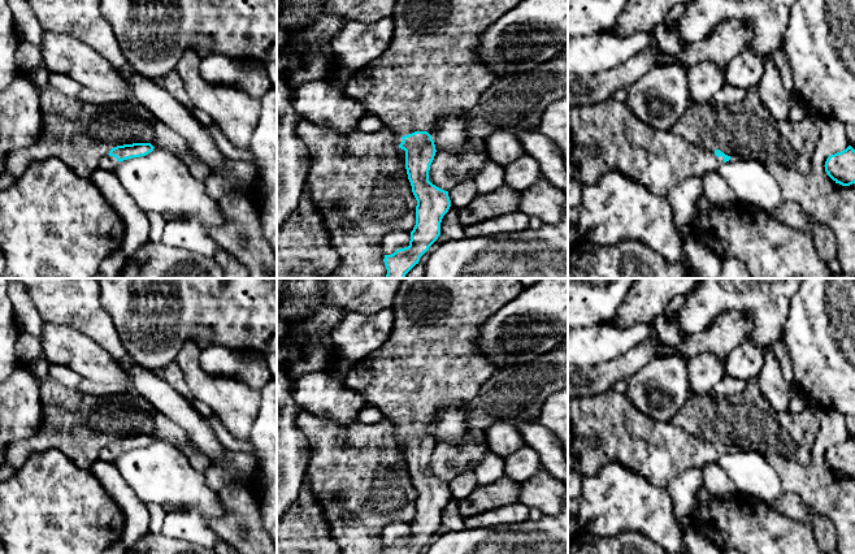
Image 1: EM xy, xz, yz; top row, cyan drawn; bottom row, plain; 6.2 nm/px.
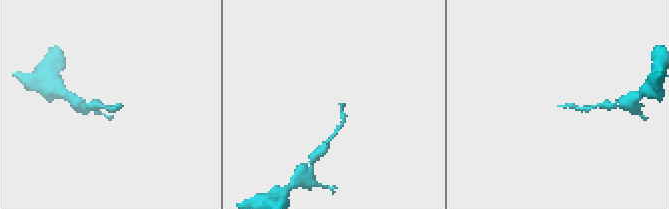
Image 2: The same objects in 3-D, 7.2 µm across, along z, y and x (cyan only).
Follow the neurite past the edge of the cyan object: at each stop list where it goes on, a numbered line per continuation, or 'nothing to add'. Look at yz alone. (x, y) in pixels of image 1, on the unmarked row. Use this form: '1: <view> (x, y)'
1: yz (607, 428)

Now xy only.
1: xy (107, 453)

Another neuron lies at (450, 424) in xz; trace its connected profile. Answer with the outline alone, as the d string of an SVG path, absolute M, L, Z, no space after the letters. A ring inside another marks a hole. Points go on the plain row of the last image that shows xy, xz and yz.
M452 399L428 423L434 432L437 442L461 443L461 437L469 428L466 420L469 406L470 401Z

